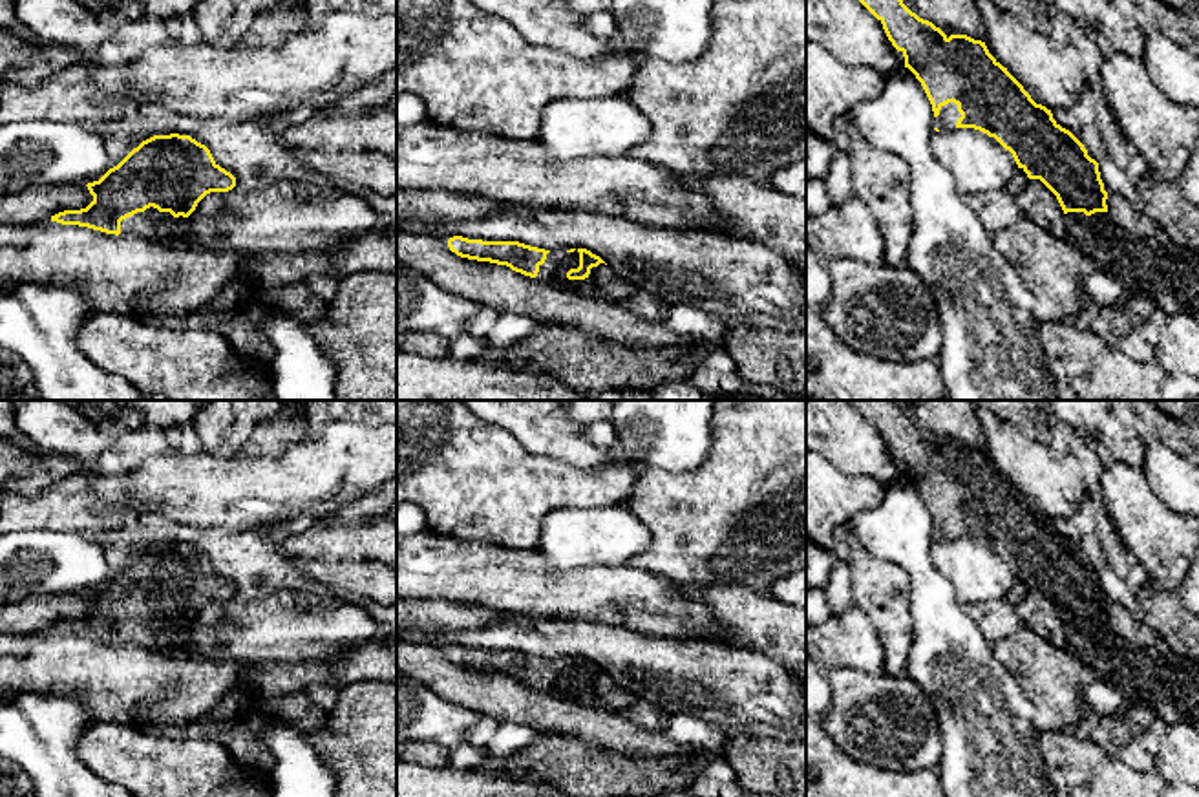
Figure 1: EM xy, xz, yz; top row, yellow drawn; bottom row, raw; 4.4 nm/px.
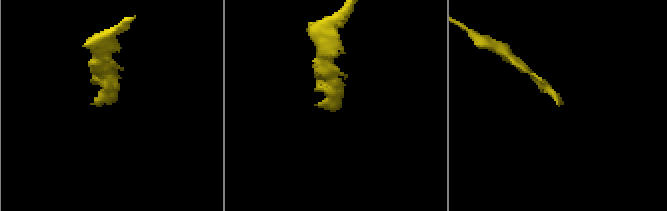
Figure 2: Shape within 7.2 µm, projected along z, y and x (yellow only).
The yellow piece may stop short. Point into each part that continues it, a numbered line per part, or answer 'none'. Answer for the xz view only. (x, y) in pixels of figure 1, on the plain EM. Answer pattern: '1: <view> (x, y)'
1: xz (604, 693)

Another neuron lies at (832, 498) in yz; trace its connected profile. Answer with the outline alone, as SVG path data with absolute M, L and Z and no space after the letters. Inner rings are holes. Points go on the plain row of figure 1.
M806 450L806 537L832 550L835 530L865 510L881 505L885 486L874 477L844 473Z

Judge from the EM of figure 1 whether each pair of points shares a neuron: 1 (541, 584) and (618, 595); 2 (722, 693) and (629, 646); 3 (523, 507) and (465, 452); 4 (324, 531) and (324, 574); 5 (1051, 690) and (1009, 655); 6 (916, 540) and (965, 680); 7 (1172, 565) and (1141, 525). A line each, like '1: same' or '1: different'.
1: same
2: same
3: same
4: different
5: same
6: same
7: same

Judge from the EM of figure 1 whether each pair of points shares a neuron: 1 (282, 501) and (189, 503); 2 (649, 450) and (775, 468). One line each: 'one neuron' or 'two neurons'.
1: one neuron
2: two neurons

